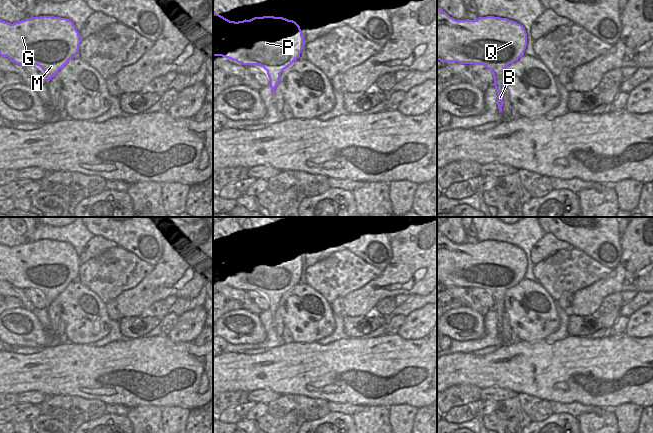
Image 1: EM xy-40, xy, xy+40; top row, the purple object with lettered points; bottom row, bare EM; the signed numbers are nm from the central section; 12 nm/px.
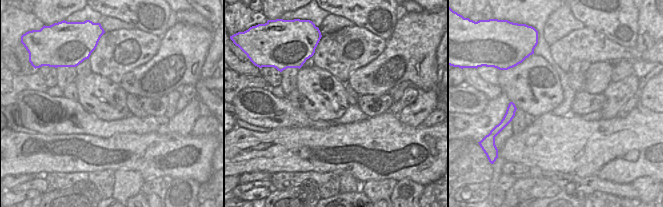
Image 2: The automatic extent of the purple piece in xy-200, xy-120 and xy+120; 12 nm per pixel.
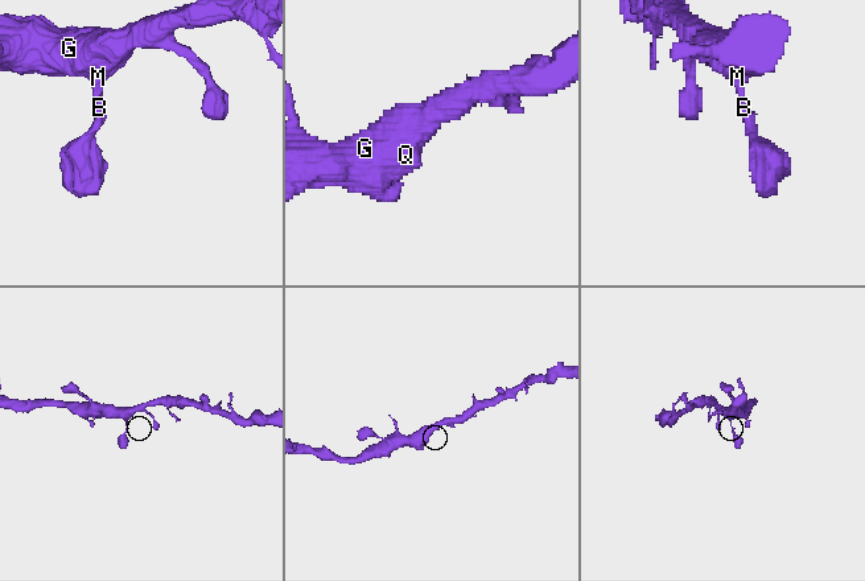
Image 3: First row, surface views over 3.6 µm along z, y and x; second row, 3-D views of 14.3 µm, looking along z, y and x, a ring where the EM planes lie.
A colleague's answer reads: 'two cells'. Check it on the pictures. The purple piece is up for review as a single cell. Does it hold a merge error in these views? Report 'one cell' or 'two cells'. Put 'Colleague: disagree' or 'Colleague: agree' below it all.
one cell
Colleague: disagree

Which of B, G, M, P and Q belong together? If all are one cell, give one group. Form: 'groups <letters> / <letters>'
groups B G M P Q

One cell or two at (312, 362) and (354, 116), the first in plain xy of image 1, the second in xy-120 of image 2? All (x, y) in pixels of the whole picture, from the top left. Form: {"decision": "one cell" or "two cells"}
{"decision": "two cells"}

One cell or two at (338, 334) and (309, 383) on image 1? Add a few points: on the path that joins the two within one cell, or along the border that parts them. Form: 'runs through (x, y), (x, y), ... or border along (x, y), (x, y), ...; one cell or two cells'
border along (347, 337), (327, 344), (319, 344), (317, 342); two cells

